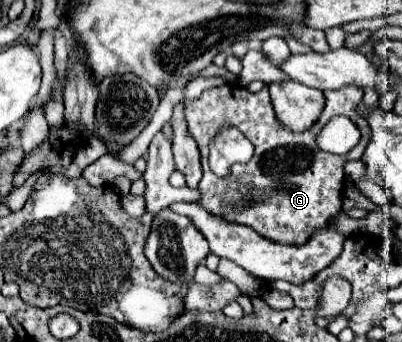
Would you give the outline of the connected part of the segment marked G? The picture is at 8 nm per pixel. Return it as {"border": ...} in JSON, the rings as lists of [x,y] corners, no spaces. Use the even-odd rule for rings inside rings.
{"border":[[[222,85],[202,91],[202,95],[194,101],[186,101],[184,113],[188,119],[188,129],[200,147],[204,165],[204,179],[198,187],[198,205],[202,205],[212,215],[222,217],[224,221],[248,225],[258,235],[284,245],[304,245],[314,231],[328,227],[328,221],[340,213],[344,161],[360,159],[370,139],[370,125],[354,111],[354,107],[362,101],[364,95],[358,87],[342,87],[323,93],[325,106],[320,119],[312,125],[312,135],[294,135],[292,131],[282,127],[282,123],[278,123],[276,115],[272,113],[272,103],[266,87],[260,93],[250,93],[248,89],[238,85]],[[334,115],[352,117],[362,135],[358,145],[350,149],[344,157],[326,153],[316,145],[316,135]],[[224,125],[238,127],[250,139],[256,151],[246,165],[234,165],[228,177],[222,179],[210,171],[208,145],[210,139]]]}

